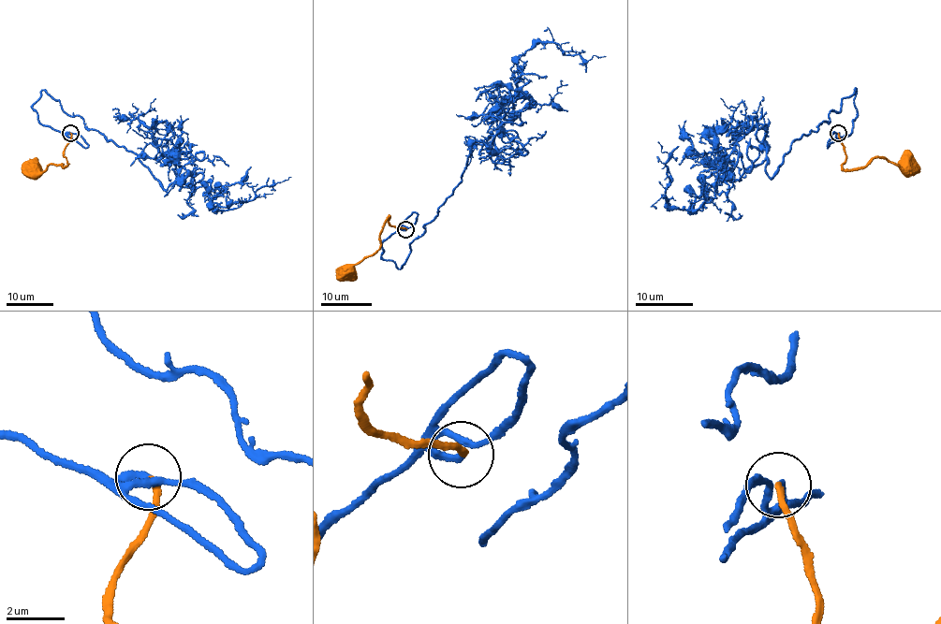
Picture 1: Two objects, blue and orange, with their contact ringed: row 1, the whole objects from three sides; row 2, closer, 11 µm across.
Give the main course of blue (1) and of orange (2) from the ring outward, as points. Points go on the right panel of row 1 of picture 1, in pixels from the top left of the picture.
1: (839, 133), (857, 89), (791, 143), (777, 174), (741, 157), (694, 210), (664, 199), (658, 142)
2: (839, 133), (845, 153), (845, 168), (856, 169), (879, 156), (899, 166), (904, 173), (907, 168)

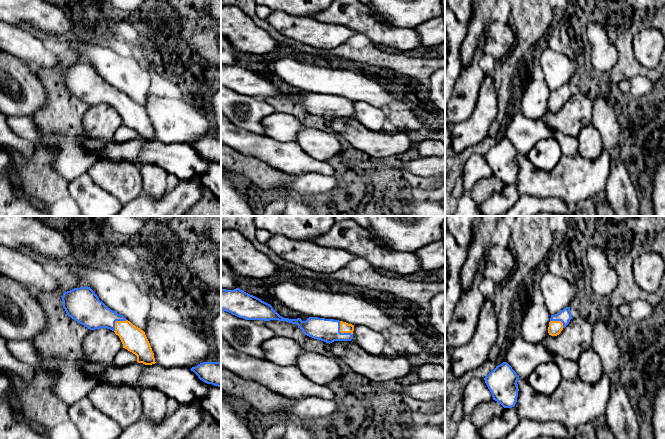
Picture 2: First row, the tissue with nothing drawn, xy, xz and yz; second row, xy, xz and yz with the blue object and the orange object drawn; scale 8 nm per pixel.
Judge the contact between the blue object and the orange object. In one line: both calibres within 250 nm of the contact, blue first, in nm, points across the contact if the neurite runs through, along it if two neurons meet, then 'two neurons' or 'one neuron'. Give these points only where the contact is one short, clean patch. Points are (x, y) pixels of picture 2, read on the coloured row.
190/80 nm | across xz (328, 330), (340, 332), (344, 327) | one neuron

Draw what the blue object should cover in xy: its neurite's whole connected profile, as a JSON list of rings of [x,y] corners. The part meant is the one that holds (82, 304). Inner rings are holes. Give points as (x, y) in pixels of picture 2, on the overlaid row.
[[[90,287],[74,288],[63,293],[67,315],[90,330],[107,328],[119,336],[123,348],[137,356],[137,362],[155,364],[154,353],[145,332],[123,315],[108,308]]]

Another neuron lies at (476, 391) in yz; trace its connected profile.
[[[472,378],[468,381],[462,393],[465,418],[470,418],[473,409],[479,403],[488,402],[491,400],[493,400],[493,397],[485,383],[485,380],[480,378]]]

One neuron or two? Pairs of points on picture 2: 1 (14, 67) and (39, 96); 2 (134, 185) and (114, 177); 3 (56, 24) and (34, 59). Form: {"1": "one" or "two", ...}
{"1": "one", "2": "one", "3": "two"}

